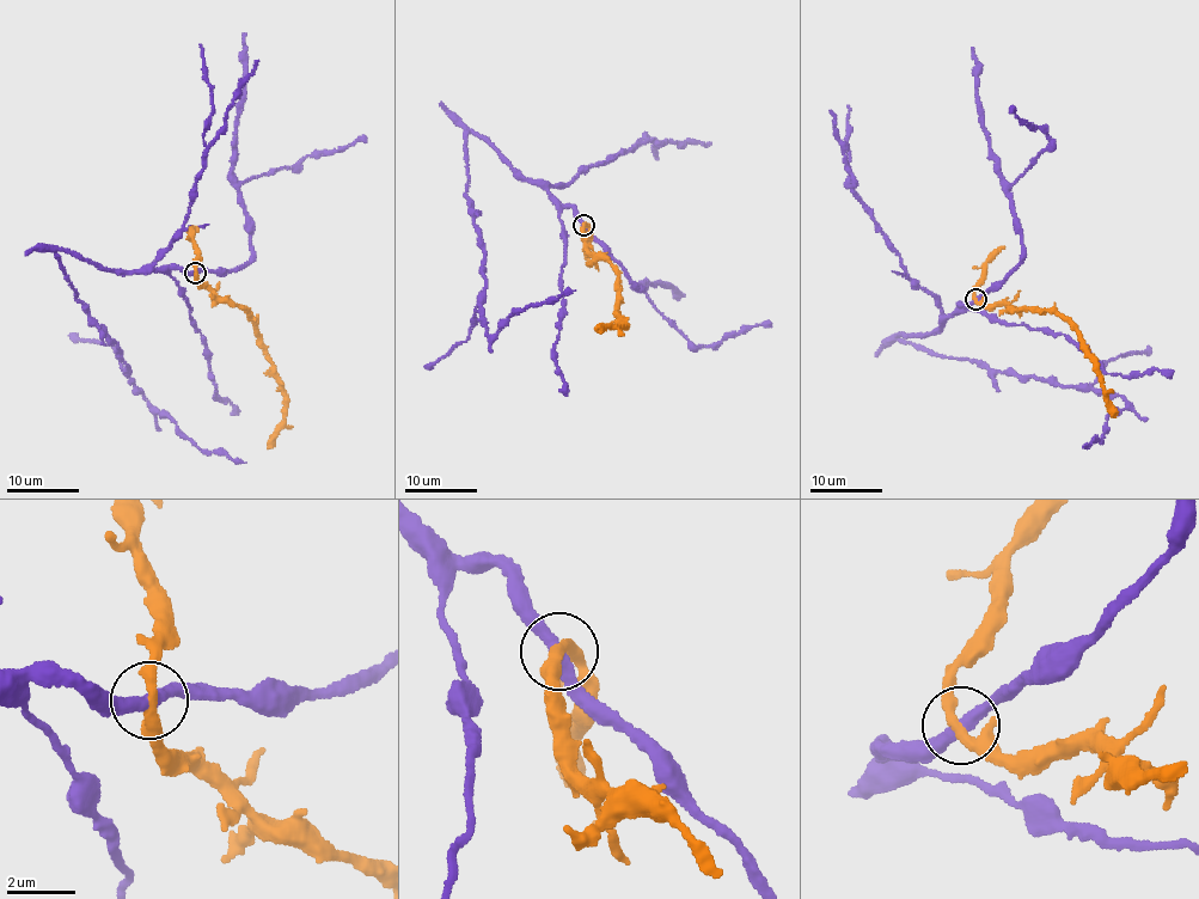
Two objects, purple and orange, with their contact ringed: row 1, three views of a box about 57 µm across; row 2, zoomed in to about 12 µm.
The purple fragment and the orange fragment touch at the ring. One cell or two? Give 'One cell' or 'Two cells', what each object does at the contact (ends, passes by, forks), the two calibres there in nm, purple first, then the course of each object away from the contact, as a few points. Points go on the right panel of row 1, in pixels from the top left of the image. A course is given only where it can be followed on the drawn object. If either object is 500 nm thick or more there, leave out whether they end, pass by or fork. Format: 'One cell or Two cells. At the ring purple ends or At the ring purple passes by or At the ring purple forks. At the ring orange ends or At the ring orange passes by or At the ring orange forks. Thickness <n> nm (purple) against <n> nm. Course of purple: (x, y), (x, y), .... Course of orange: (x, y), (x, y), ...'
One cell. At the ring purple passes by. At the ring orange forks. Thickness 360 nm (purple) against 260 nm. Course of purple: (977, 299), (943, 325), (898, 337), (995, 371), (1121, 397), (1125, 407), (1108, 416), (1101, 440), (1084, 446). Course of orange: (974, 299), (1016, 311), (1053, 310), (1078, 335), (1081, 349), (1094, 364), (1107, 408), (1115, 417)

